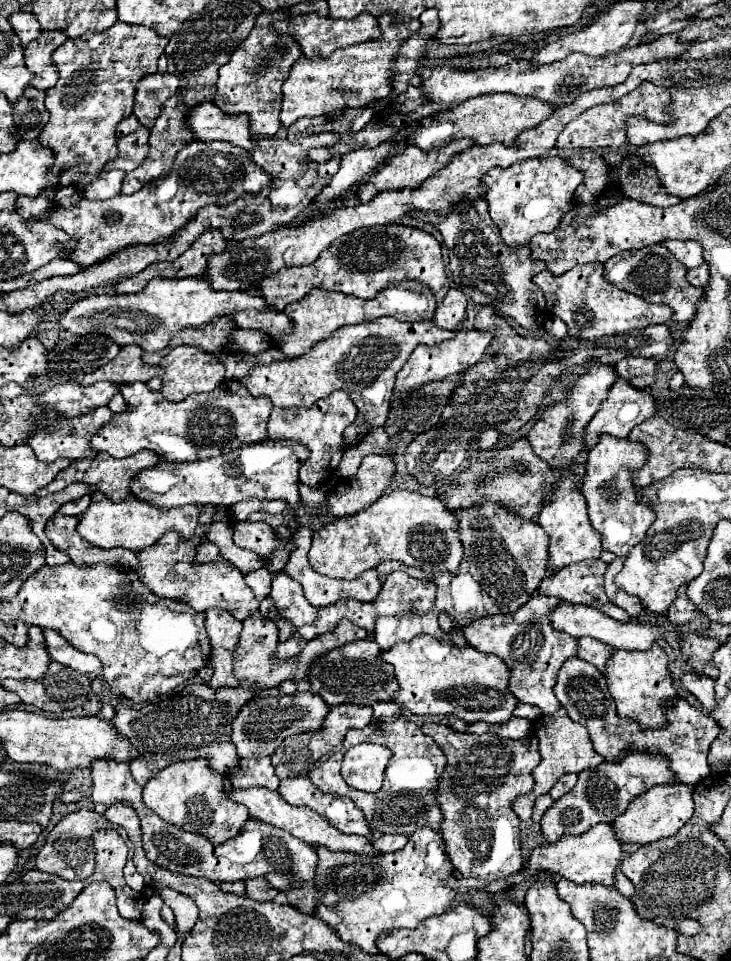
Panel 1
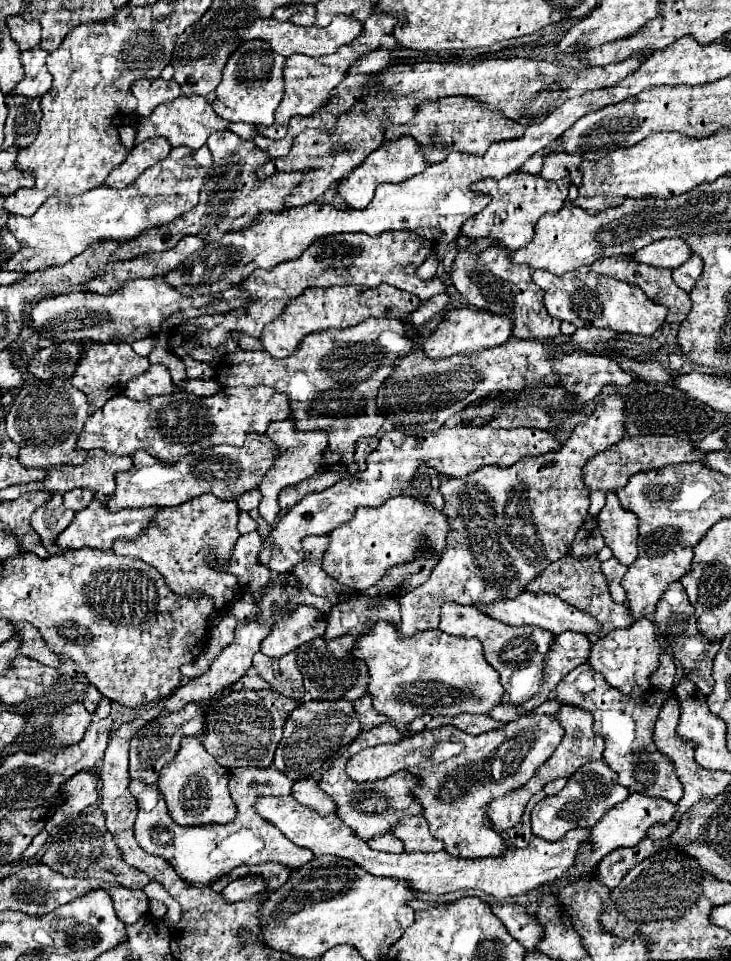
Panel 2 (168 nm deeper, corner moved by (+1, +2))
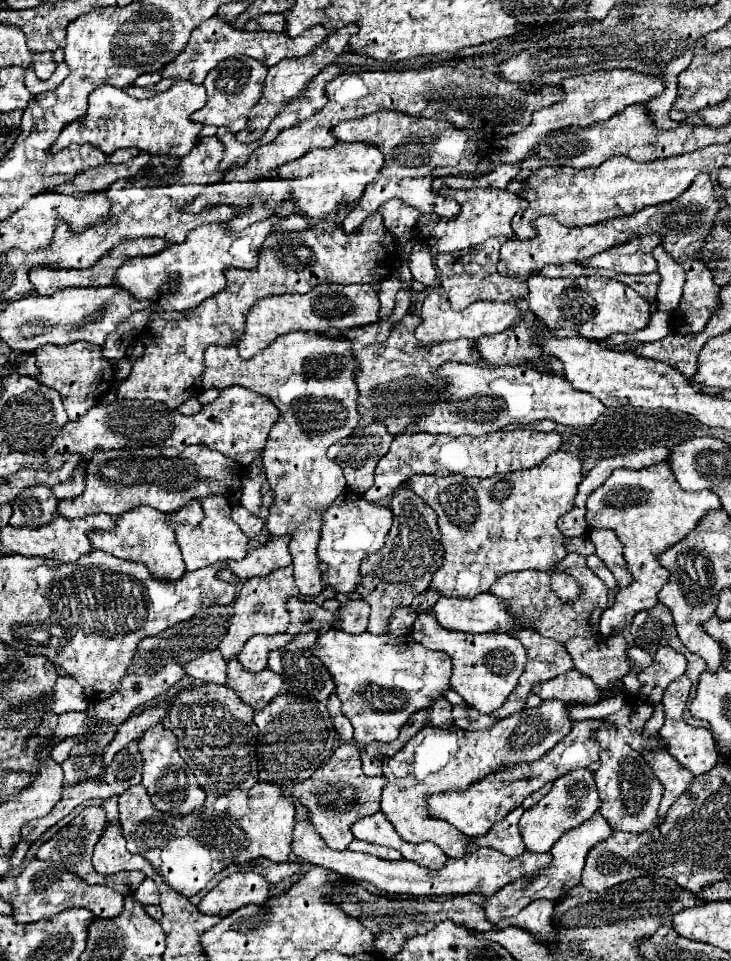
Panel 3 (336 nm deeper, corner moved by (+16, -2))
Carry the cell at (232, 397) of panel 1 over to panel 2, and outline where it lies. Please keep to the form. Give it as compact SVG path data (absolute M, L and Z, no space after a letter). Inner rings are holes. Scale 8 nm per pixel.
M265 385L225 387L211 397L195 397L193 393L179 391L145 401L133 401L125 395L117 395L87 419L77 439L77 447L85 451L103 449L113 455L135 455L137 451L147 451L165 463L175 463L179 457L215 445L241 445L249 433L265 433L271 421L283 421L289 413L287 395L279 395L275 389Z

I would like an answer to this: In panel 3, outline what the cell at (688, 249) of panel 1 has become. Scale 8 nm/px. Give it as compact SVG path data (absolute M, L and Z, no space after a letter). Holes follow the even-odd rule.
M640 235L590 257L582 265L612 269L616 273L654 273L658 265L652 257L652 249L660 243L660 235Z

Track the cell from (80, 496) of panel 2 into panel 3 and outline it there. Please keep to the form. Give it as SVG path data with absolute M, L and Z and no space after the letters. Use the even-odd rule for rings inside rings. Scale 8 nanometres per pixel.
M76 467L76 471L72 471L72 479L68 483L60 483L54 489L54 495L58 499L74 499L84 491L84 469Z

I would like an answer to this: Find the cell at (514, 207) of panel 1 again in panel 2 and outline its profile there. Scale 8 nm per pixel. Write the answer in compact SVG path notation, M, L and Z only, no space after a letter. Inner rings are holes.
M515 171L503 179L481 179L479 183L471 185L471 191L489 193L493 199L479 215L463 223L461 233L473 239L491 237L501 241L509 251L517 251L531 241L533 227L539 221L539 217L561 211L561 207L567 201L569 181L571 181L569 177L563 177L559 181L549 181L549 179L543 179L541 175L531 175L525 171Z

